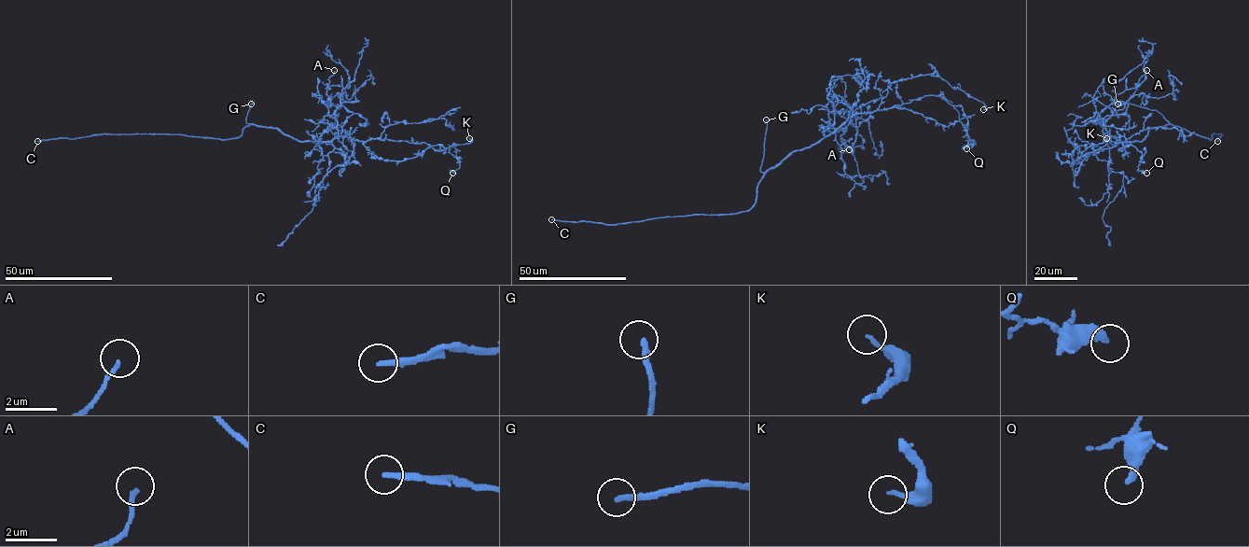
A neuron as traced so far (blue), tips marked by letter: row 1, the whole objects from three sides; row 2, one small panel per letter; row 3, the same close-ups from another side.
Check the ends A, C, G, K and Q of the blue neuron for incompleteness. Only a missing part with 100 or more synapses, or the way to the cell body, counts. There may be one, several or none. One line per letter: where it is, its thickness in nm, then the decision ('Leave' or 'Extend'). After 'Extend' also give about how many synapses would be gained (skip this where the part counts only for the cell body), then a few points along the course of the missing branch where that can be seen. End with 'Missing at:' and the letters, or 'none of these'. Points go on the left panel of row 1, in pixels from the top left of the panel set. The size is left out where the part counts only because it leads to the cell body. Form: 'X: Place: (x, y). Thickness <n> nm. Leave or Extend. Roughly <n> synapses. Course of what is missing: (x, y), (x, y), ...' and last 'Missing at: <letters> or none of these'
A: Place: (334, 70). Thickness 160 nm. Leave
C: Place: (37, 141). Thickness 240 nm. Extend. Roughly 450 synapses
G: Place: (251, 104). Thickness 200 nm. Extend. Course of what is missing: (251, 104), (256, 108), (283, 110), (296, 120), (298, 119)
K: Place: (469, 138). Thickness 150 nm. Leave
Q: Place: (452, 173). Thickness 360 nm. Leave
Missing at: C, G

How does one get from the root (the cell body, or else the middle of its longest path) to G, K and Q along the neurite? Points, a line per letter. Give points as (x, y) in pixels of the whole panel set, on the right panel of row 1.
G: (1156, 127), (1170, 123), (1156, 110), (1127, 103), (1117, 104)
K: (1156, 127), (1141, 141), (1111, 136), (1100, 148), (1075, 161), (1072, 158), (1078, 146), (1089, 147), (1106, 138)
Q: (1156, 127), (1141, 141), (1104, 139), (1121, 143), (1119, 150), (1134, 147), (1142, 153), (1137, 170), (1146, 173)

